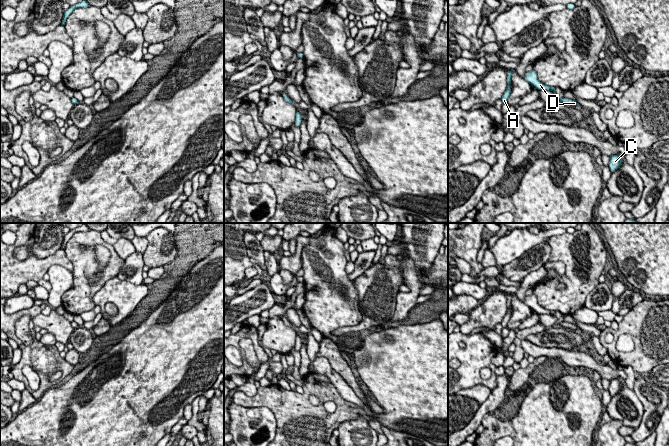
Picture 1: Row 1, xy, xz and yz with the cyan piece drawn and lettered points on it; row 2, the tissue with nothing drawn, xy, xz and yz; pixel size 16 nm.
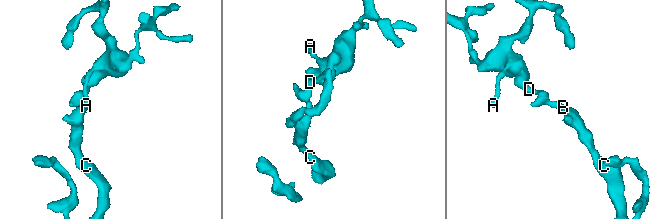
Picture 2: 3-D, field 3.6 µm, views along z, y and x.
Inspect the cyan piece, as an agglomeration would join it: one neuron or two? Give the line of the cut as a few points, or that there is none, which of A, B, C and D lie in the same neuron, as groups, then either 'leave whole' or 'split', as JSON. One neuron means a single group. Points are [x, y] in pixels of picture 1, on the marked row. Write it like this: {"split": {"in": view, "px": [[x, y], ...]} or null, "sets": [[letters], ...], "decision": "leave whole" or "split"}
{"split": null, "sets": [["A", "B", "C", "D"]], "decision": "leave whole"}

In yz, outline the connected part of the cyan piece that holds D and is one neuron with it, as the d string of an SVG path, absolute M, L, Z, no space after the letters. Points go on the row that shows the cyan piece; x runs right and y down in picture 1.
M533 69L531 71L525 73L525 78L524 79L529 84L533 85L536 89L539 89L539 90L550 90L550 91L553 91L555 93L556 87L547 86L547 85L544 85L543 83L541 83L538 80L537 72L534 71Z

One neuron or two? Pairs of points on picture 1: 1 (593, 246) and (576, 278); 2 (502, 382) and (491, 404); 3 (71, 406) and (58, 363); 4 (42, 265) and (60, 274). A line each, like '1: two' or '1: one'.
1: one
2: one
3: two
4: two

